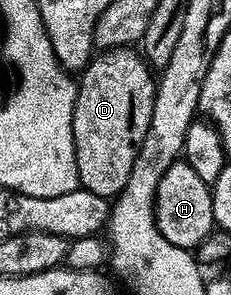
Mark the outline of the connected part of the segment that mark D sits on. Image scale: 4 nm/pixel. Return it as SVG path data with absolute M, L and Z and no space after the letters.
M113 47L96 54L84 67L77 79L77 90L75 93L75 108L73 109L73 145L75 146L75 160L77 161L77 173L79 174L79 186L84 191L92 191L104 197L114 197L121 189L125 189L125 181L129 181L129 173L133 173L133 161L137 161L139 147L143 138L147 136L149 121L153 117L153 101L155 100L156 76L146 59L138 50L131 47Z

